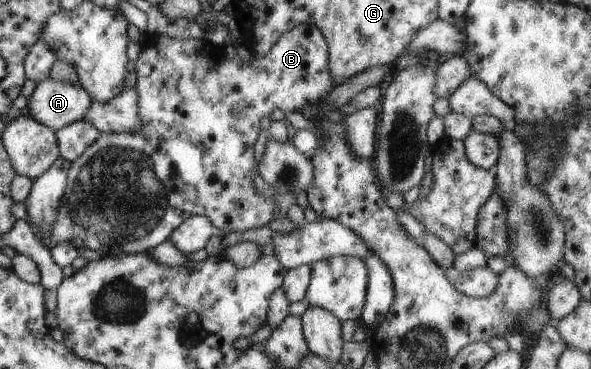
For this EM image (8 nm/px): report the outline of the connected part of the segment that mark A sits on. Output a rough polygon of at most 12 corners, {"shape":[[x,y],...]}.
{"shape":[[48,77],[24,111],[56,131],[82,120],[91,103],[78,81]]}

